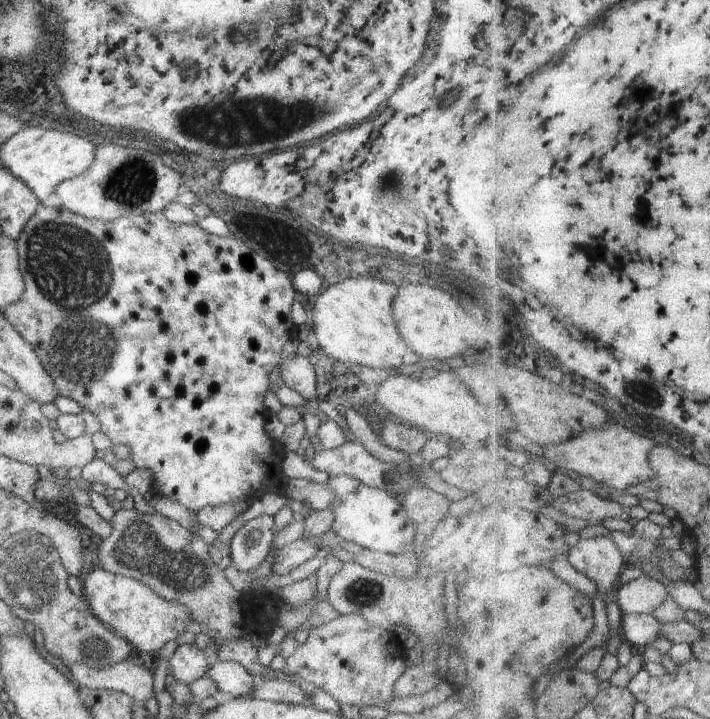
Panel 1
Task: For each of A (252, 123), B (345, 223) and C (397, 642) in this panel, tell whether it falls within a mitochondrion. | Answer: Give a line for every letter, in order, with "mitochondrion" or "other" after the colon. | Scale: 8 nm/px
A: mitochondrion
B: other
C: other

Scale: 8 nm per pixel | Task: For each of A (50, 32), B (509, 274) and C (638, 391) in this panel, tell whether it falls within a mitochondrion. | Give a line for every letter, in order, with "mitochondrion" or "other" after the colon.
A: other
B: other
C: mitochondrion

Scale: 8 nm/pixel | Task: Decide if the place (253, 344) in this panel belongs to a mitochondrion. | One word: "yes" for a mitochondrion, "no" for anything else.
no

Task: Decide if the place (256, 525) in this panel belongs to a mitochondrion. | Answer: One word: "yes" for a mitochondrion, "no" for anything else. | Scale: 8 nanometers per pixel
yes

